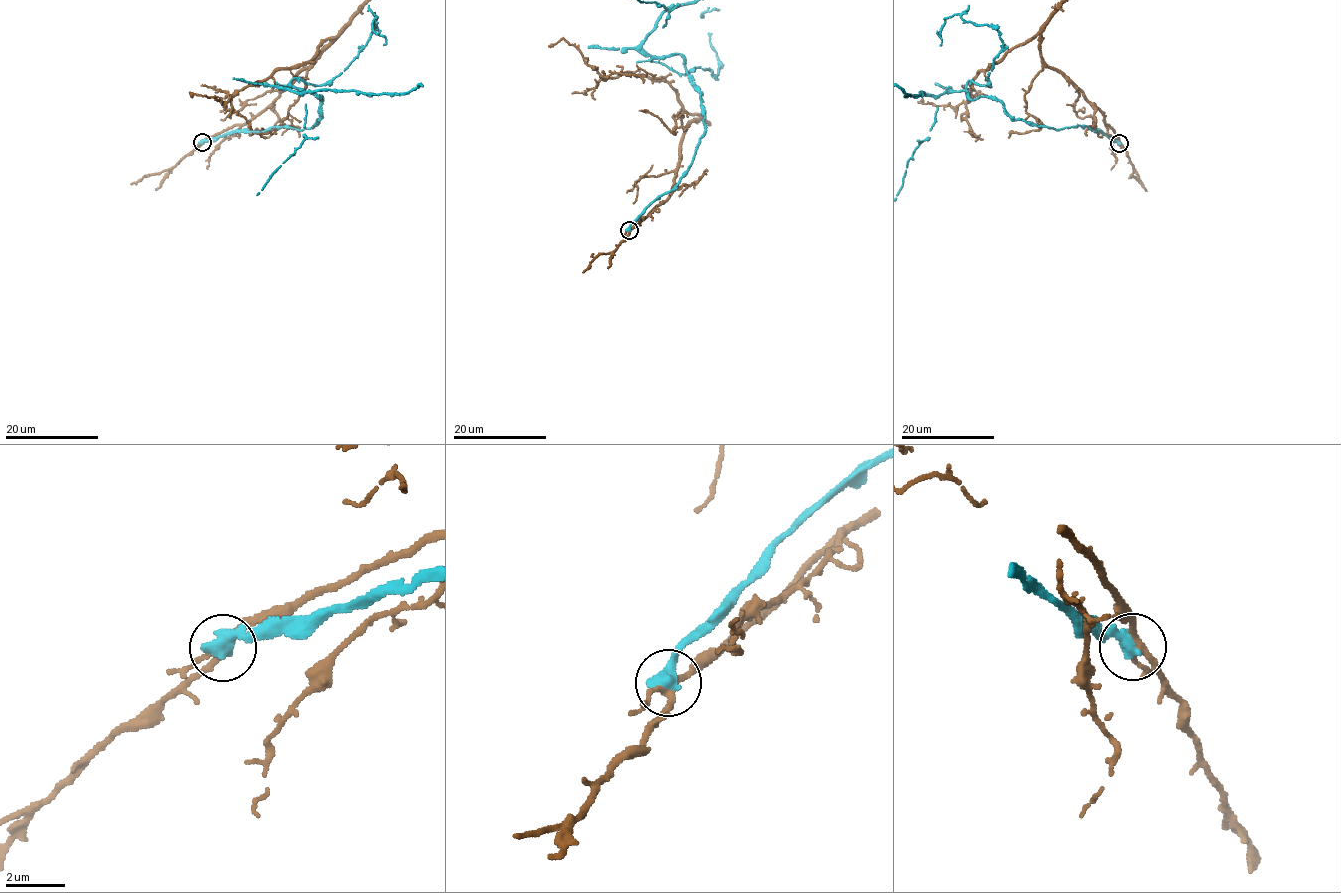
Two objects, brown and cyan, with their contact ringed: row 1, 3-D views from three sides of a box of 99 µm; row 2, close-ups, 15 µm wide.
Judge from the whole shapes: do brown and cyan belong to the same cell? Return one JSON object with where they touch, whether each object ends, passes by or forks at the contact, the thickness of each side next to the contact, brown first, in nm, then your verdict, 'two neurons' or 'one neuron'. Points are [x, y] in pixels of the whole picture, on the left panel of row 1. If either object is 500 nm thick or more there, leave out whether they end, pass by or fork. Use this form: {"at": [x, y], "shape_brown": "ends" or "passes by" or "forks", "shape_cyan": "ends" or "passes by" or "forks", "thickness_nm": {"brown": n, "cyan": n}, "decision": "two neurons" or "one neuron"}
{"at": [202, 142], "thickness_nm": {"brown": 200, "cyan": 550}, "decision": "two neurons"}

